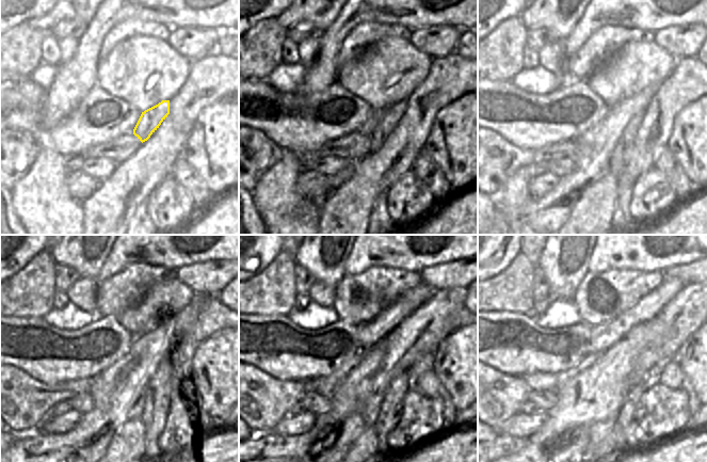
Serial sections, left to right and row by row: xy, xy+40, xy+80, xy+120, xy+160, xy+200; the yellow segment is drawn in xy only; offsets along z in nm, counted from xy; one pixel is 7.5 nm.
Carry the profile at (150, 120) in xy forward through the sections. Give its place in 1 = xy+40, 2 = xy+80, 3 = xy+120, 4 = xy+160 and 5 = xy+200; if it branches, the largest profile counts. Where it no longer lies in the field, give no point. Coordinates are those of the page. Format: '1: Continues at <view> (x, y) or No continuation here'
1: Continues at xy+40 (391, 115)
2: Continues at xy+80 (629, 132)
3: Continues at xy+120 (157, 400)
4: Continues at xy+160 (391, 407)
5: Continues at xy+200 (625, 414)

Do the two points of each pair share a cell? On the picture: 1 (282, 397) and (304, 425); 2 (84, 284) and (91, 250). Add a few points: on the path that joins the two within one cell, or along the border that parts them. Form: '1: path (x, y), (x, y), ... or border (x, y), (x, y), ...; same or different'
1: border (286, 415), (271, 432); different
2: border (80, 276), (91, 276), (96, 280); different

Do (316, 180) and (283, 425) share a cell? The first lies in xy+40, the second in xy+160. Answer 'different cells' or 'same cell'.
same cell

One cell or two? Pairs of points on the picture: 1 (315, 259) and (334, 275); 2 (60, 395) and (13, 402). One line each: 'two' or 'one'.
1: one
2: one

